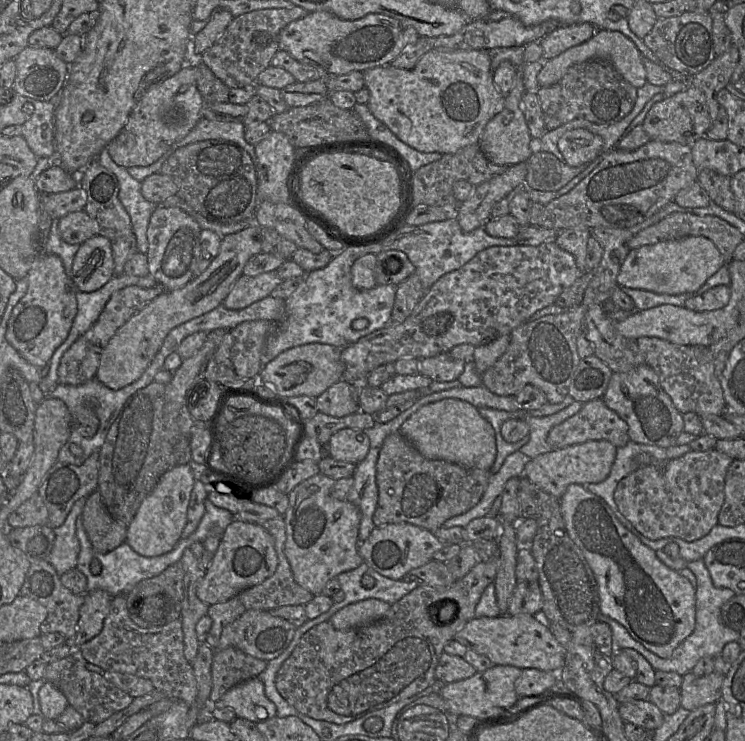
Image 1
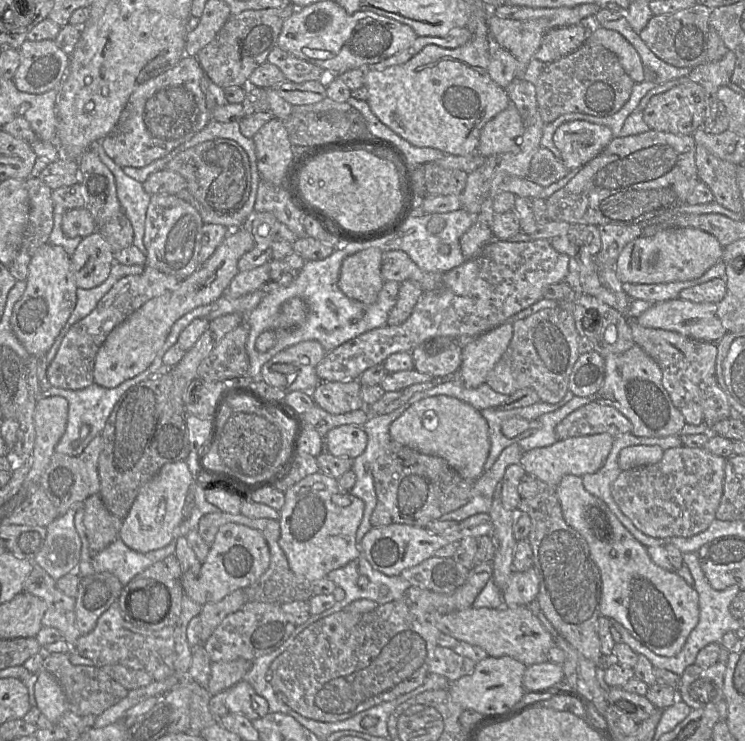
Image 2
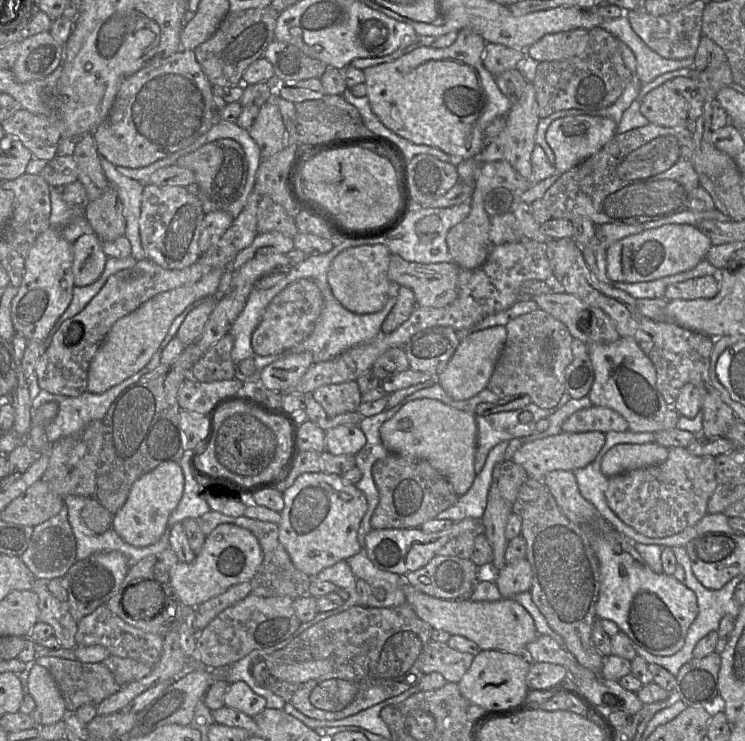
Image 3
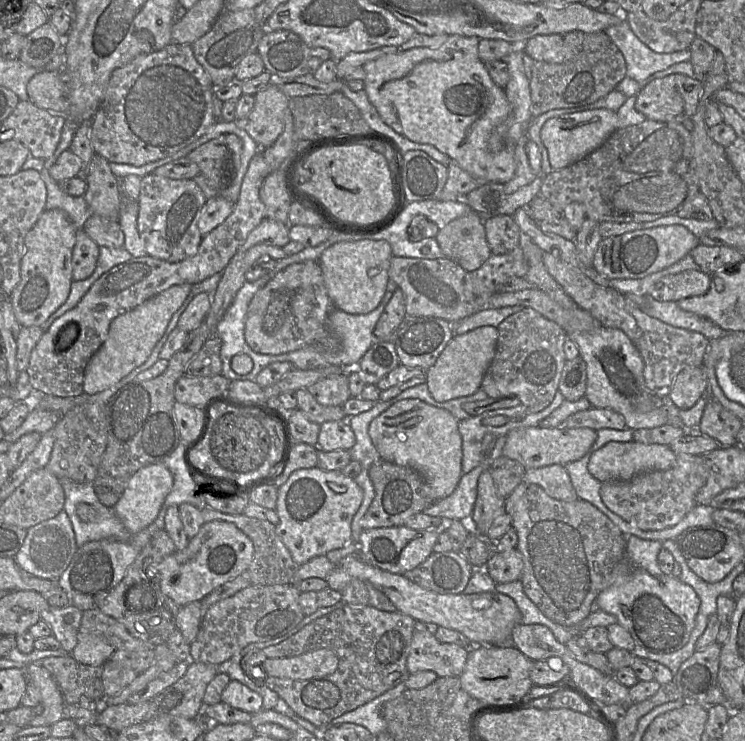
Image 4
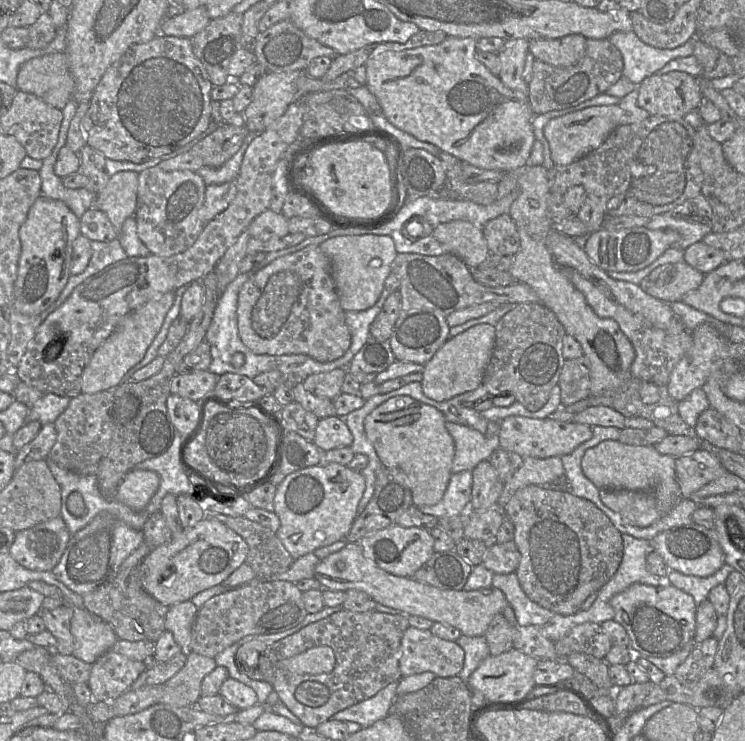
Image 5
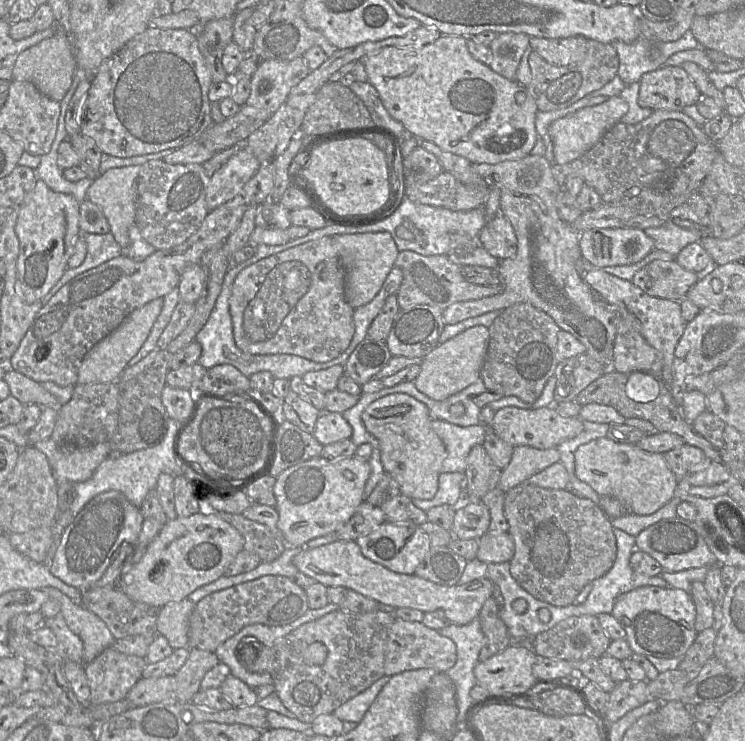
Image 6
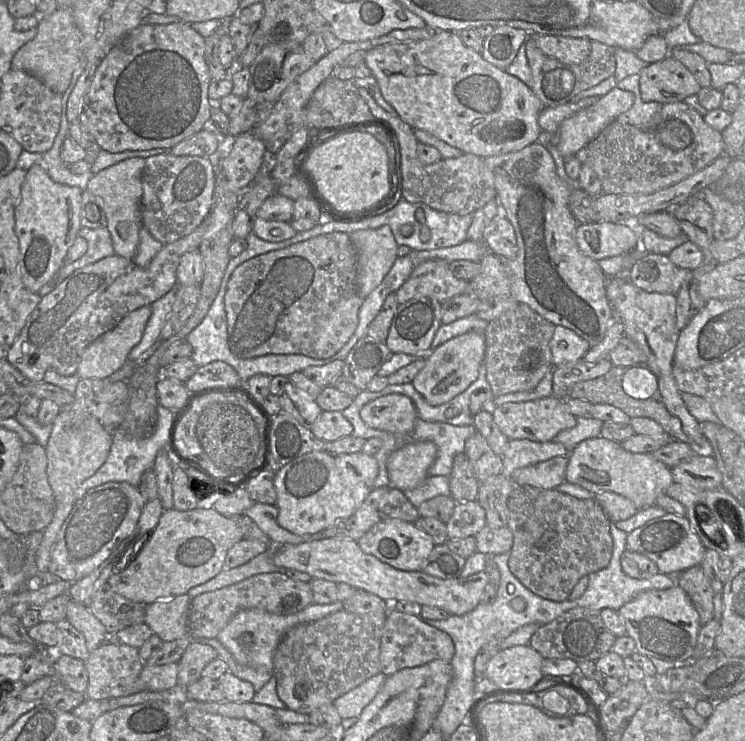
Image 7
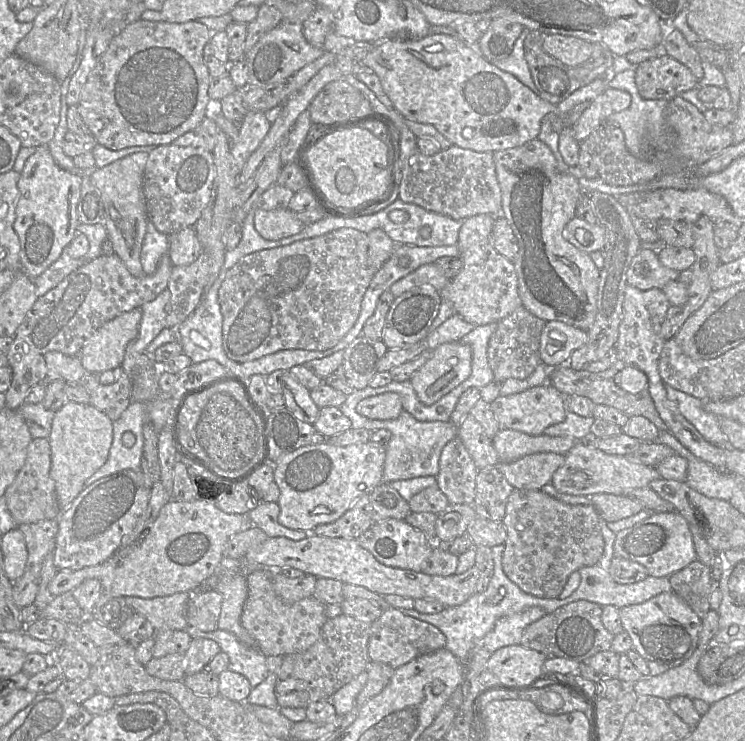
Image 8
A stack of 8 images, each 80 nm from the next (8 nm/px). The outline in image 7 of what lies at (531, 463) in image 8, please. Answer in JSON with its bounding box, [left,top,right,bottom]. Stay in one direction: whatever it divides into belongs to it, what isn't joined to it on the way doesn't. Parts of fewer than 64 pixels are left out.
[511,456,567,489]

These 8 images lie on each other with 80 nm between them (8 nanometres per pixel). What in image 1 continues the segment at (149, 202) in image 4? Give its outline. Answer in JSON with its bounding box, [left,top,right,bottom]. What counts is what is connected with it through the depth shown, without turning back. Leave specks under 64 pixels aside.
[147,205,201,291]

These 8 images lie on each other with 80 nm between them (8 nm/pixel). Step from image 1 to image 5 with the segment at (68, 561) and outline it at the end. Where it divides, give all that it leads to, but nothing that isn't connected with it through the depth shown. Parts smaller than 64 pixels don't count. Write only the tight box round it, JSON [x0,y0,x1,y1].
[10,516,71,571]

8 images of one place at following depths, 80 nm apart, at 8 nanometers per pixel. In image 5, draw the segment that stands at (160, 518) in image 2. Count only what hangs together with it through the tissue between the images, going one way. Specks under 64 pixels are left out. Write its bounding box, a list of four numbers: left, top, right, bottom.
[115,469,160,511]

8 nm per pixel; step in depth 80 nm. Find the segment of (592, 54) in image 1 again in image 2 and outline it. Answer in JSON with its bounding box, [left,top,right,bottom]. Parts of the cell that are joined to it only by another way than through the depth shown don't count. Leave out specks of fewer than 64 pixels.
[585,26,644,83]

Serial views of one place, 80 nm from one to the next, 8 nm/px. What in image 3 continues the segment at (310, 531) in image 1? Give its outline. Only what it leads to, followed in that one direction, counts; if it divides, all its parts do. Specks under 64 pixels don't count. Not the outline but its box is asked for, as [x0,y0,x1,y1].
[279,472,367,577]

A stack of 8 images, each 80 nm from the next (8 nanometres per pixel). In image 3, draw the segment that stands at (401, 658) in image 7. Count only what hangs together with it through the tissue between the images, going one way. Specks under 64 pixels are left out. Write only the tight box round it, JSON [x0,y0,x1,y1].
[420,640,474,683]

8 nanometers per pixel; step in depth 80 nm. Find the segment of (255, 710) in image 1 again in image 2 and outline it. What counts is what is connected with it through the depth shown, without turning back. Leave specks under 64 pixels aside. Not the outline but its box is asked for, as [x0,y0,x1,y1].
[225,680,269,721]

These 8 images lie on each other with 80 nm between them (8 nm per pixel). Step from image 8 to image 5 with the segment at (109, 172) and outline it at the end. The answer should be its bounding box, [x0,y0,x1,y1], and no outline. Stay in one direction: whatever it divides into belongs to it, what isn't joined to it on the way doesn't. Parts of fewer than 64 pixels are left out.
[94,171,138,233]

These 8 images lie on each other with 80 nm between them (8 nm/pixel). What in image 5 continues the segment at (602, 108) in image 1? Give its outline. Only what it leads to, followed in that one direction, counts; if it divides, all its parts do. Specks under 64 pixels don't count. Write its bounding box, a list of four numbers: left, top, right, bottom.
[528,39,623,115]

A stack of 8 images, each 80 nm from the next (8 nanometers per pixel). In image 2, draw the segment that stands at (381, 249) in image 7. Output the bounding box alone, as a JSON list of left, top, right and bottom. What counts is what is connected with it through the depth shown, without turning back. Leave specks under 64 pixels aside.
[338,248,385,304]

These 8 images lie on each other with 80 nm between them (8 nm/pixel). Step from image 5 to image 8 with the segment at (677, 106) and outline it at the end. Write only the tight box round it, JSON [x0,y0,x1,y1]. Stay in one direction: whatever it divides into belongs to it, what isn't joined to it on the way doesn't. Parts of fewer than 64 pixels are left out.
[635,52,699,101]

